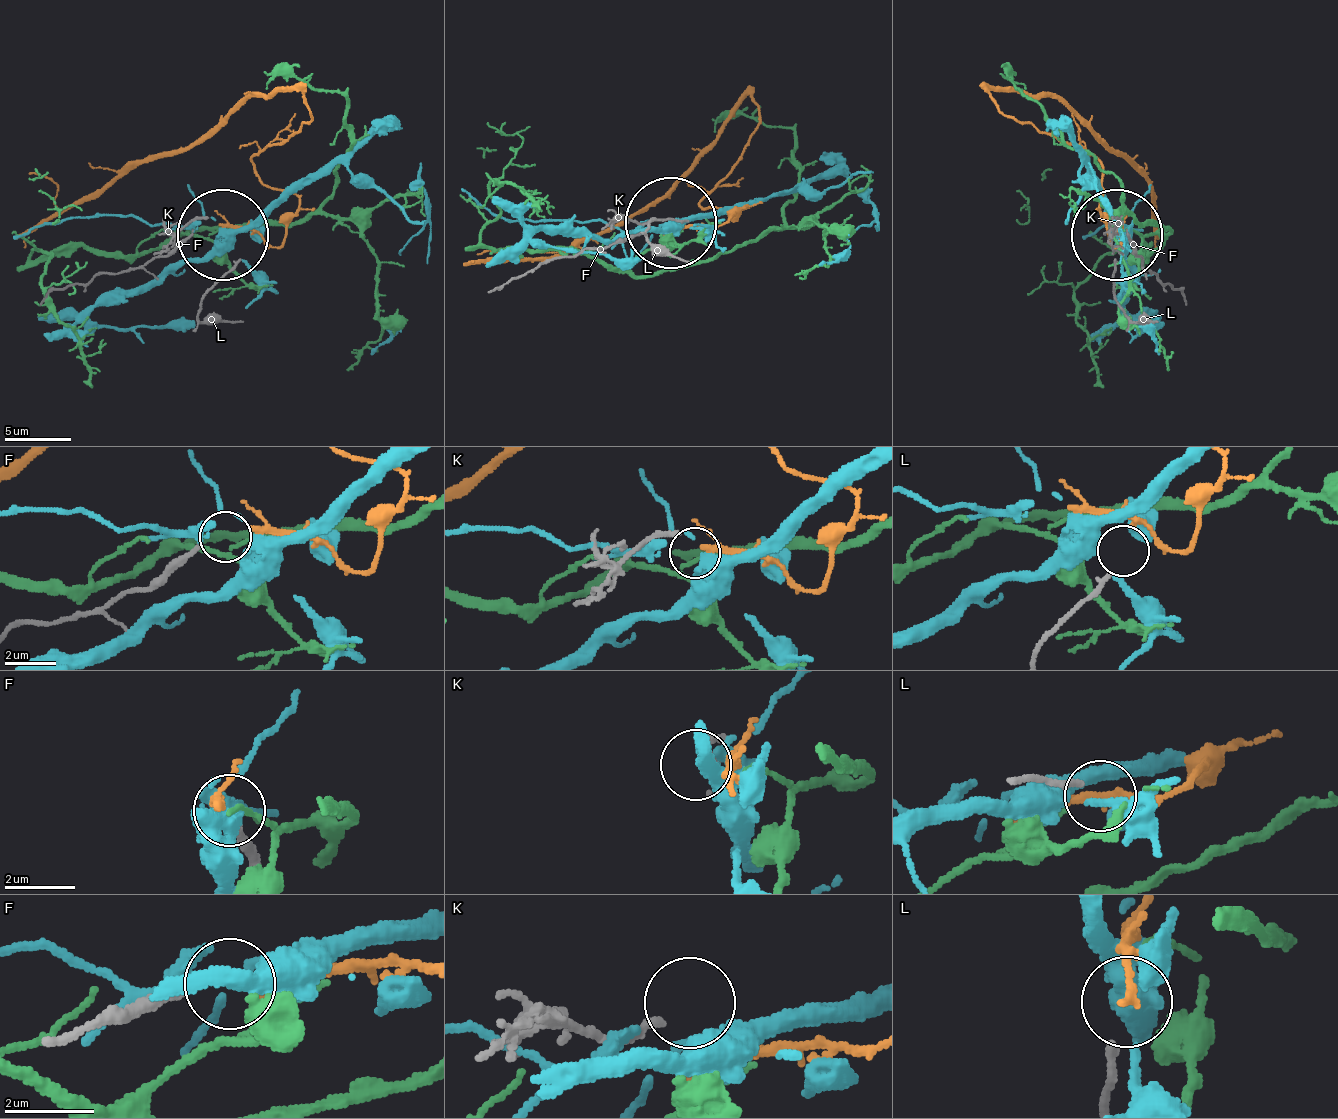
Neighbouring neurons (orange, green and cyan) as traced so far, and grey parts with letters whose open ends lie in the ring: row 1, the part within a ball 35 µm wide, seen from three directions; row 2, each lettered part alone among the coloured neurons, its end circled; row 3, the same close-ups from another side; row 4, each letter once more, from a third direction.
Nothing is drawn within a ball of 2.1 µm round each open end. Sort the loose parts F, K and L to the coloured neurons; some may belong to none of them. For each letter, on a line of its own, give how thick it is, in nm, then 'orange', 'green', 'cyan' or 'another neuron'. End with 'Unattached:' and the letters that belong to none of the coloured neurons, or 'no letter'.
F: calibre 160 nm; orange
K: calibre 200 nm; another neuron
L: calibre 190 nm; another neuron
Unattached: K, L

